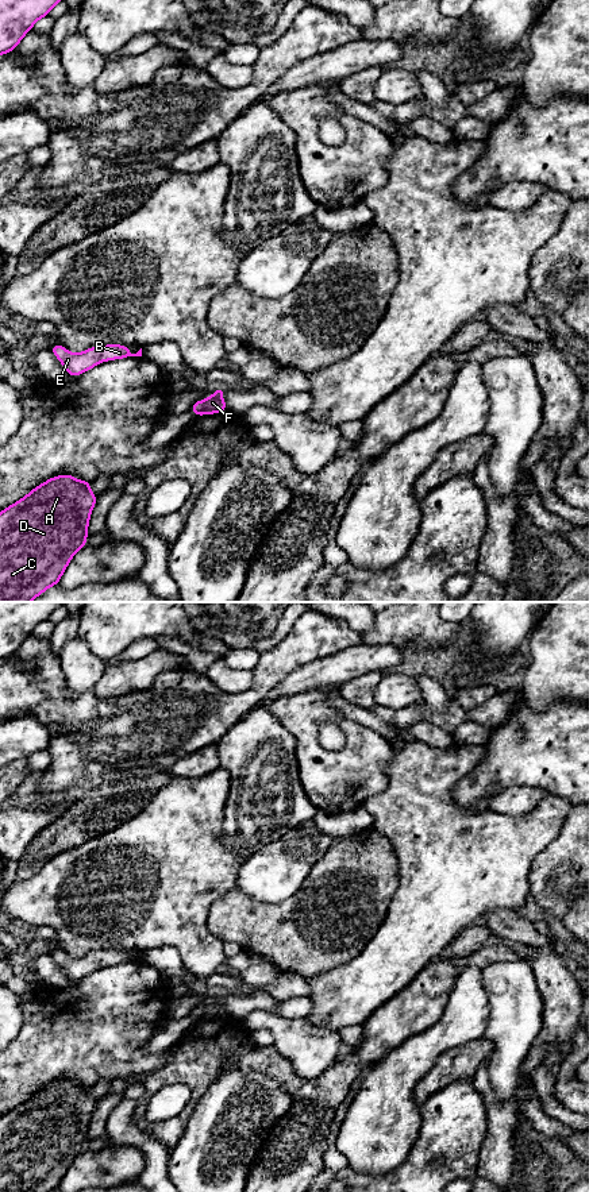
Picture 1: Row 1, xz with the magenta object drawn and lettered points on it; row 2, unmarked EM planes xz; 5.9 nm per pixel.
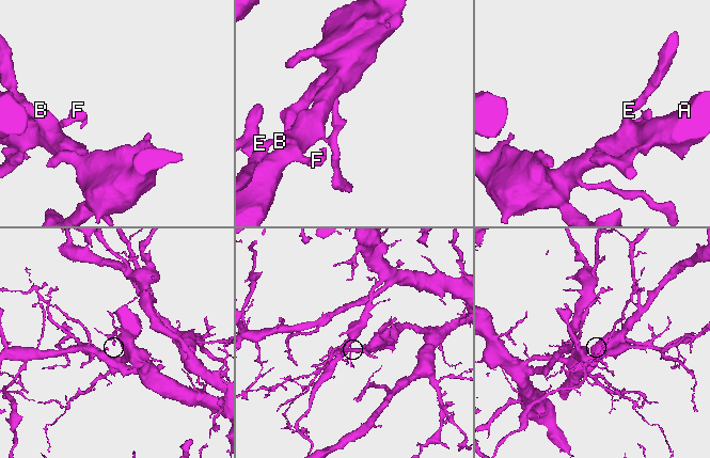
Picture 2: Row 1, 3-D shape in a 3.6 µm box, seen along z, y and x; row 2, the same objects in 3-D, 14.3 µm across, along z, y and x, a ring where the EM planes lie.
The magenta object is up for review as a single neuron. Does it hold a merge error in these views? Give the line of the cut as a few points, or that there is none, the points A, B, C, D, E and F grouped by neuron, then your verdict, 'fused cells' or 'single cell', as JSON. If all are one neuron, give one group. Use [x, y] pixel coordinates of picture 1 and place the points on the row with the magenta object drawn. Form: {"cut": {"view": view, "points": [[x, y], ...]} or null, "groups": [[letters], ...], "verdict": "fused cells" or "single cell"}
{"cut": null, "groups": [["A", "B", "C", "D", "E", "F"]], "verdict": "single cell"}

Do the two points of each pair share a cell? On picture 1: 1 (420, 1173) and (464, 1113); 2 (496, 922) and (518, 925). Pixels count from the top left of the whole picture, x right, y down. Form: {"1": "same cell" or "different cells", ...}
{"1": "same cell", "2": "same cell"}

